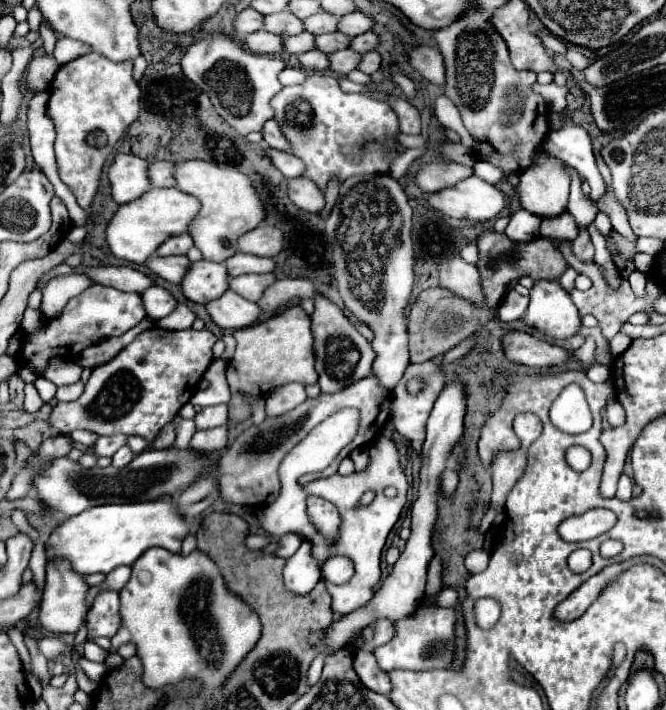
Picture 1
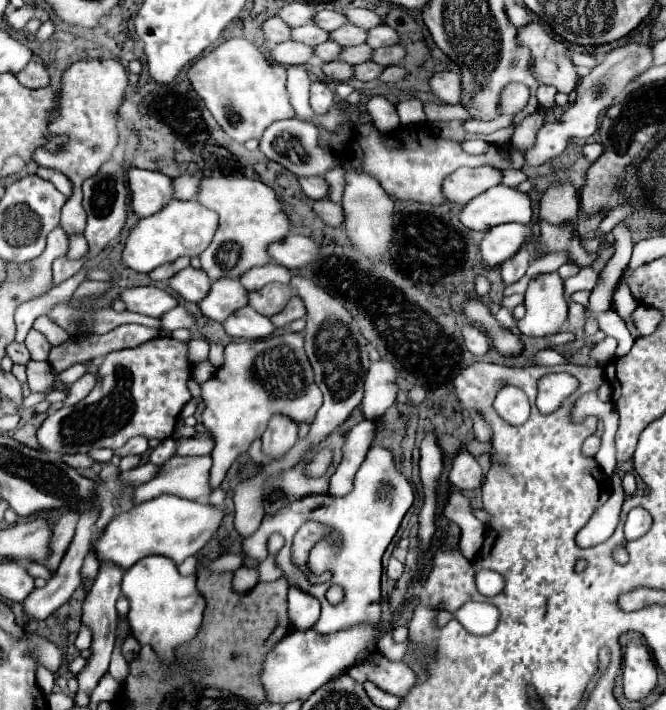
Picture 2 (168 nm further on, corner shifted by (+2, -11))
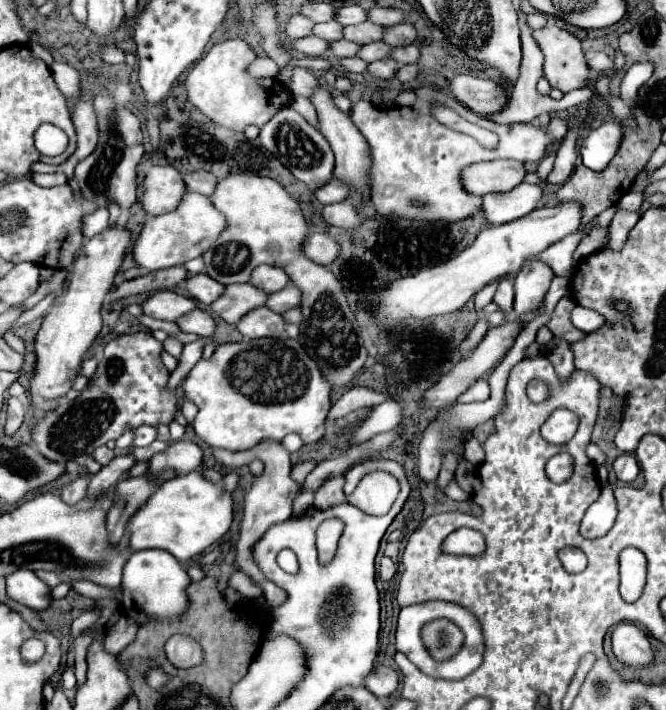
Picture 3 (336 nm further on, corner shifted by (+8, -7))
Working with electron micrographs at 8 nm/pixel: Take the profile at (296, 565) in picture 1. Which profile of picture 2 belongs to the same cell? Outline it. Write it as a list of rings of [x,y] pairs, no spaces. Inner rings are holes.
[[[296,584],[288,586],[288,614],[298,630],[308,630],[320,616],[320,602]]]

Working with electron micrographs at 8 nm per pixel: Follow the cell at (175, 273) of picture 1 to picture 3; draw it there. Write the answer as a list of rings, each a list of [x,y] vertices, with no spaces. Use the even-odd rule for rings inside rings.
[[[194,274],[184,282],[190,296],[206,306],[210,306],[214,300],[218,300],[224,294],[224,284],[212,280],[208,274]]]

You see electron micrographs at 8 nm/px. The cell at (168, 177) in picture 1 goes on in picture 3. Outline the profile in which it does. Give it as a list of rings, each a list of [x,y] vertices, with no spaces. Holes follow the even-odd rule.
[[[196,170],[192,174],[186,174],[184,176],[184,182],[186,182],[186,188],[190,192],[198,192],[198,194],[204,194],[204,196],[212,196],[212,192],[214,192],[214,188],[218,184],[218,178],[212,172]]]

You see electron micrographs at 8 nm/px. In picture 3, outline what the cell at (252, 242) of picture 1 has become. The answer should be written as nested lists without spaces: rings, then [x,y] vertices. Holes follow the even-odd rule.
[[[308,234],[302,252],[316,264],[332,264],[340,256],[340,246],[328,234]]]

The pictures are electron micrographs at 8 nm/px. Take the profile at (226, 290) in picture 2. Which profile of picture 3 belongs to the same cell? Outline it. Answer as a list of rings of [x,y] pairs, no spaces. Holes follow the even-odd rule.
[[[248,282],[246,284],[232,284],[232,286],[226,286],[222,300],[218,300],[216,304],[210,304],[210,308],[214,314],[224,318],[228,324],[236,324],[248,312],[264,306],[266,298],[268,298],[268,292],[254,288]]]

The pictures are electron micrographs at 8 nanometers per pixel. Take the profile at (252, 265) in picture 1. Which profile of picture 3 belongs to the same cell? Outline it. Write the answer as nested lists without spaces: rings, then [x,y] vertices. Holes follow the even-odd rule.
[[[260,266],[260,268],[254,268],[250,284],[266,290],[270,294],[270,292],[278,292],[278,290],[286,288],[290,284],[290,278],[278,266]]]

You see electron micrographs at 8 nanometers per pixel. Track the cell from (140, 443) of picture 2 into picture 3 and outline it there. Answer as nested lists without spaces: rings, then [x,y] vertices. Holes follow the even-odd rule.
[[[140,426],[136,428],[136,436],[134,436],[134,446],[148,446],[156,440],[158,430],[154,426]]]

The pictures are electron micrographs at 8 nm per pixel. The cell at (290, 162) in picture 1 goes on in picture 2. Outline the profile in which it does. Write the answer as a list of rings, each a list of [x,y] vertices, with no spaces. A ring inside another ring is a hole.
[[[300,176],[298,184],[304,190],[304,194],[308,198],[312,198],[312,200],[320,200],[328,192],[328,184],[324,182],[322,176]]]

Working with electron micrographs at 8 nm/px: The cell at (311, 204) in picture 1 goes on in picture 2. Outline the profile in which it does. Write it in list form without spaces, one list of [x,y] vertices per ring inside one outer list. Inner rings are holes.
[[[324,198],[322,200],[314,200],[312,202],[312,210],[328,226],[340,226],[342,224],[342,208],[340,208],[340,204],[330,202],[328,198],[326,200]]]

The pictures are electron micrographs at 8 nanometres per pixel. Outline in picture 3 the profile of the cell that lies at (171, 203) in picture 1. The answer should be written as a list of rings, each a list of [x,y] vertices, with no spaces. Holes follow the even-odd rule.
[[[188,192],[180,202],[180,208],[176,208],[176,212],[154,216],[144,224],[140,238],[134,244],[134,260],[138,266],[146,270],[182,266],[188,260],[198,258],[208,248],[212,248],[212,244],[224,232],[224,228],[226,228],[226,218],[212,206],[212,200],[208,196]]]

